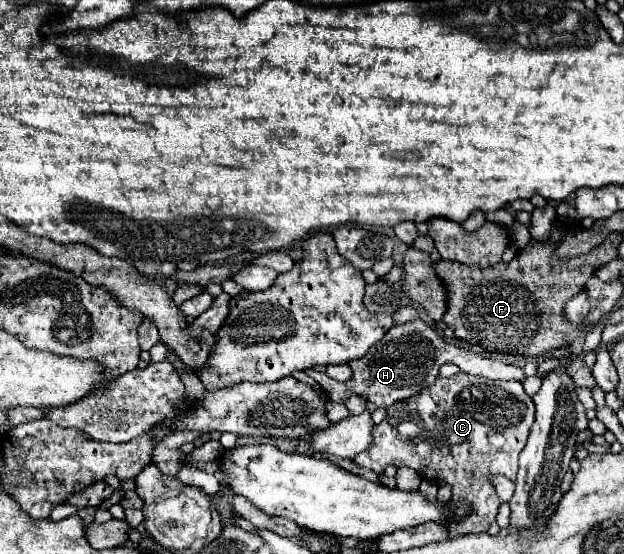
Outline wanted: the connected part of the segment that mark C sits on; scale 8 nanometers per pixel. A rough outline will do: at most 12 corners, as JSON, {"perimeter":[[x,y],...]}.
{"perimeter":[[441,378],[353,458],[415,468],[483,534],[515,480],[535,404],[515,380]]}

